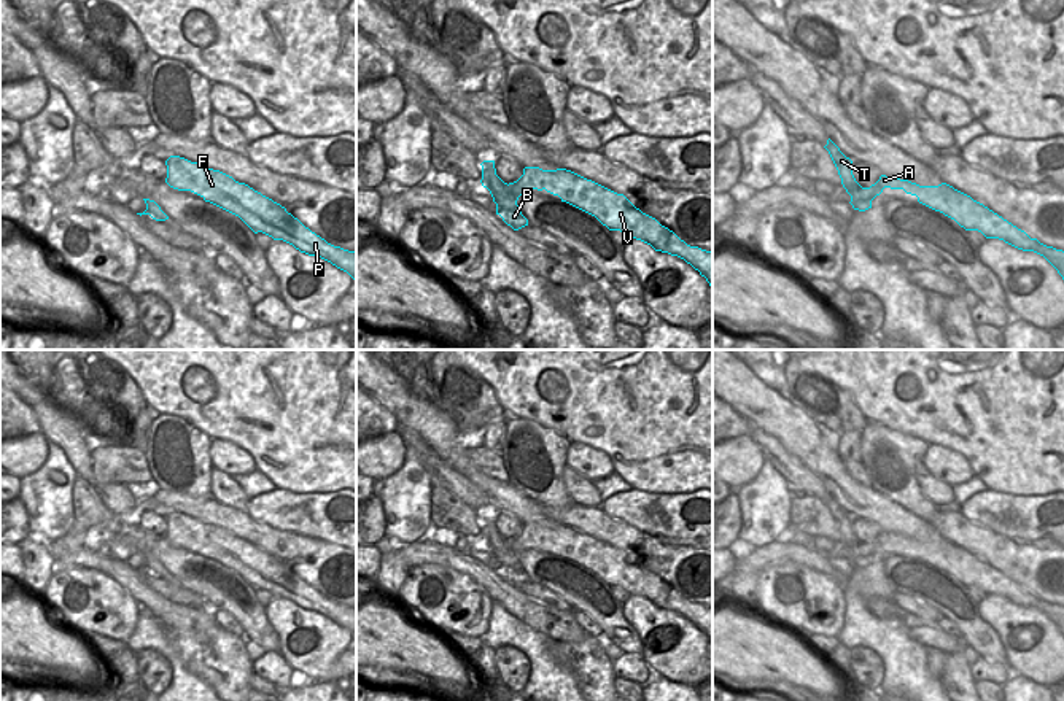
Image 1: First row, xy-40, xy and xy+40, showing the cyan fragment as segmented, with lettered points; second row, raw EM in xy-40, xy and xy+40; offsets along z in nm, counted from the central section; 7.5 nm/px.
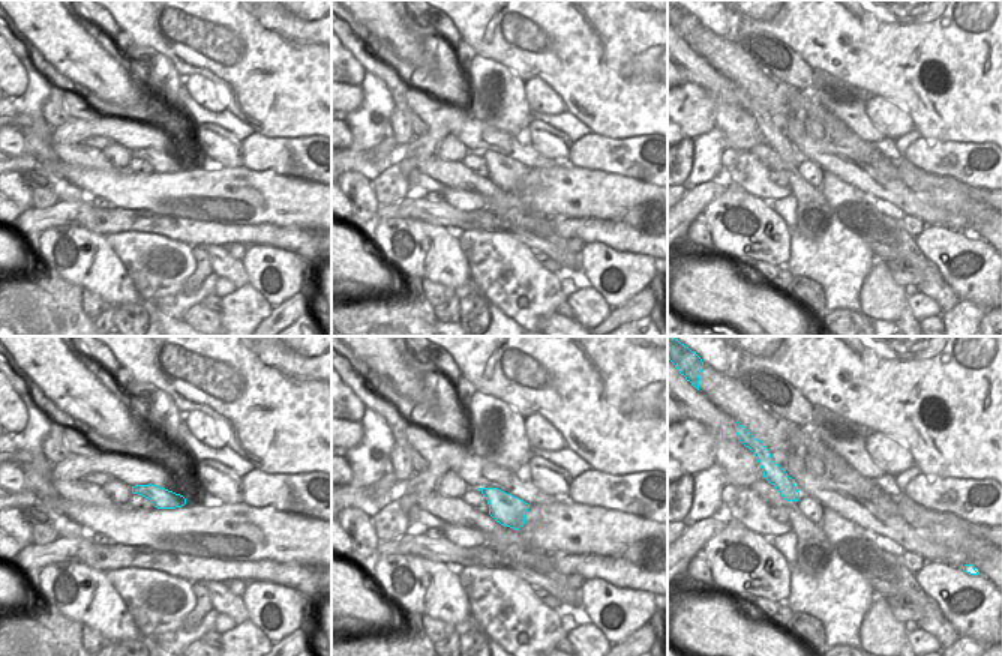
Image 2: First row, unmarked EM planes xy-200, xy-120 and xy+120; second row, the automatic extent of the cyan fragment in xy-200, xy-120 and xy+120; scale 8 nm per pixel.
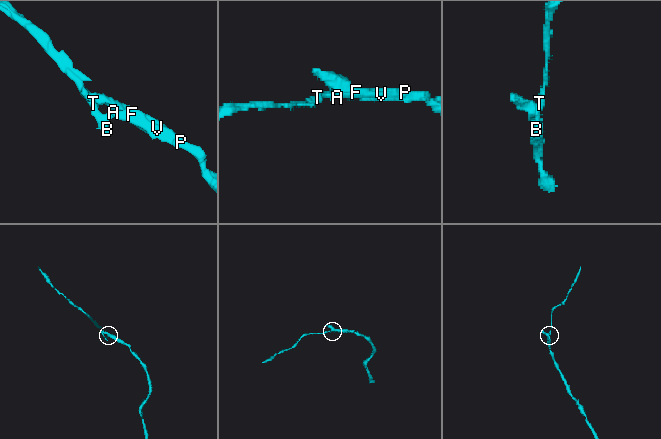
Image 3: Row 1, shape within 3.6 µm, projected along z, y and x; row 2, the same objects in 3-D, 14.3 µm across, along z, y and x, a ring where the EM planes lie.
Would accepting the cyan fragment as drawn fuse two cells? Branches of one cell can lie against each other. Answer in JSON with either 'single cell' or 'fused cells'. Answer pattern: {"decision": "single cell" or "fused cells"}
{"decision": "fused cells"}

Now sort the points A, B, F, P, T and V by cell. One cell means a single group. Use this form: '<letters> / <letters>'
A F P V / B T

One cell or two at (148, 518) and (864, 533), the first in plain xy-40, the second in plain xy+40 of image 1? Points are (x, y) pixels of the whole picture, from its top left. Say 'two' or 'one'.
one

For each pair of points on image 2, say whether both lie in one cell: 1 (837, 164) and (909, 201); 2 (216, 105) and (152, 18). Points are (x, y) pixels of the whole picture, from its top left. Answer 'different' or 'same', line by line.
1: same
2: different

